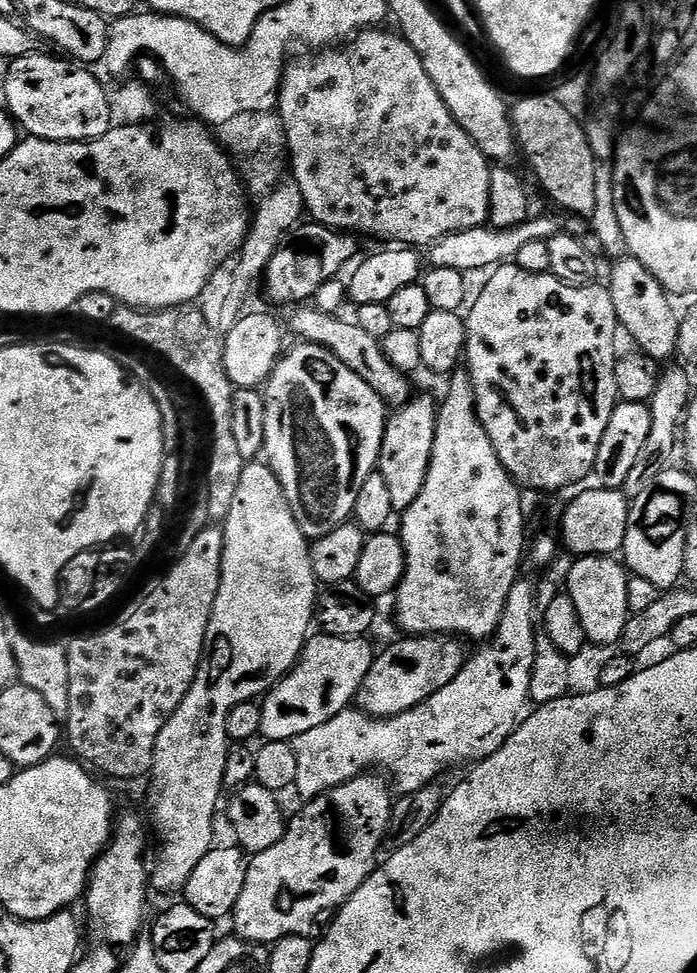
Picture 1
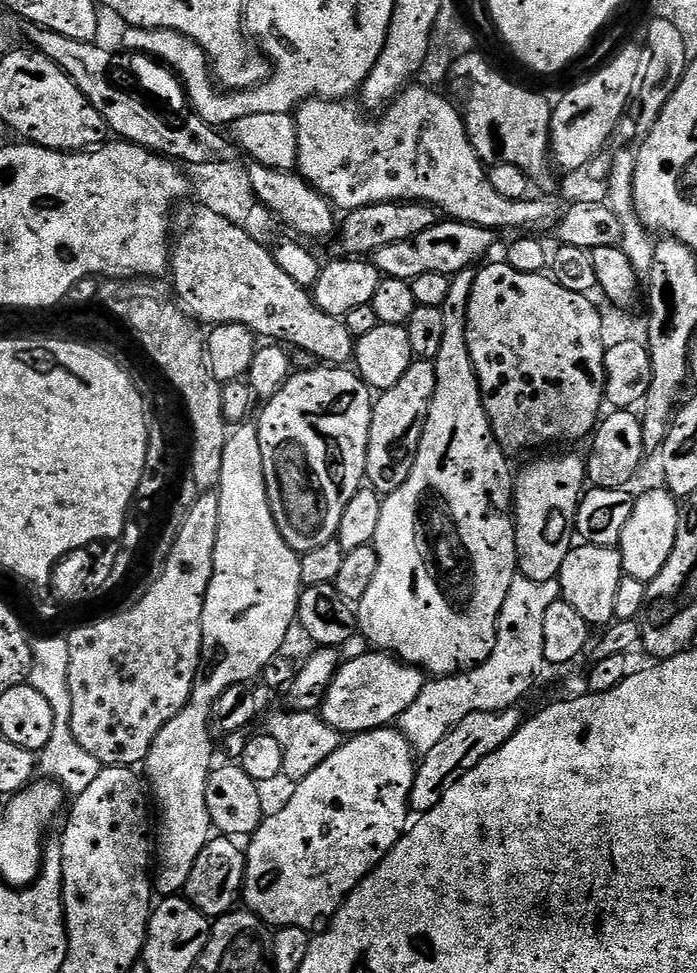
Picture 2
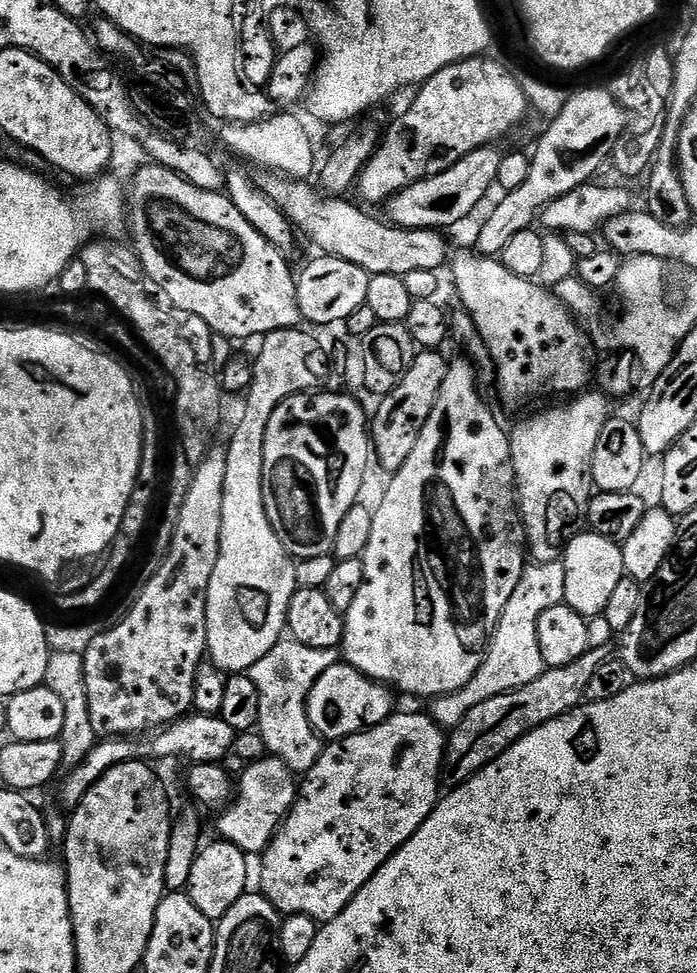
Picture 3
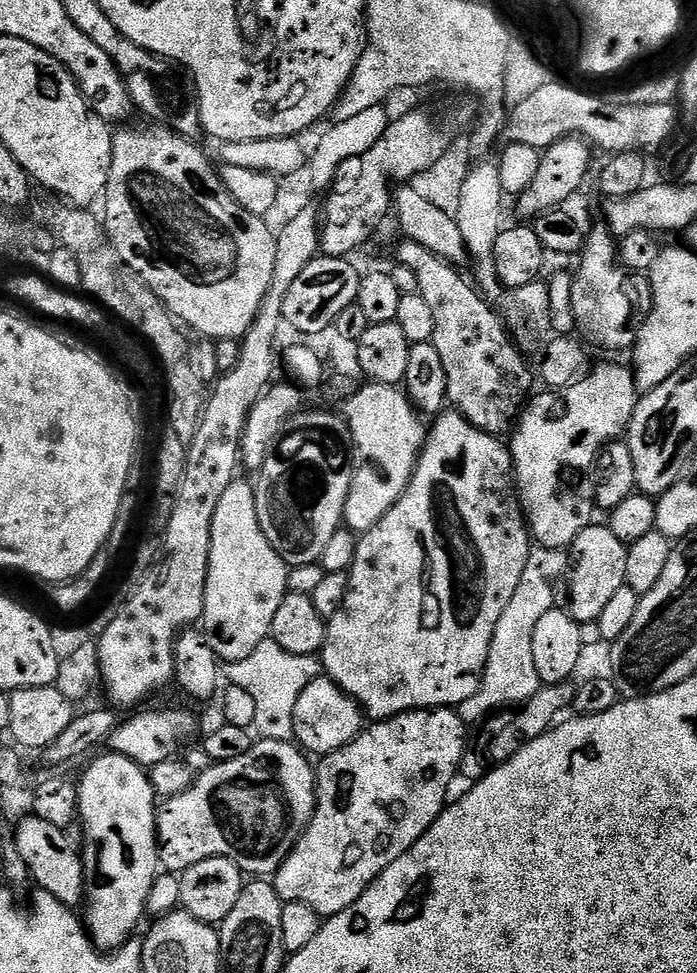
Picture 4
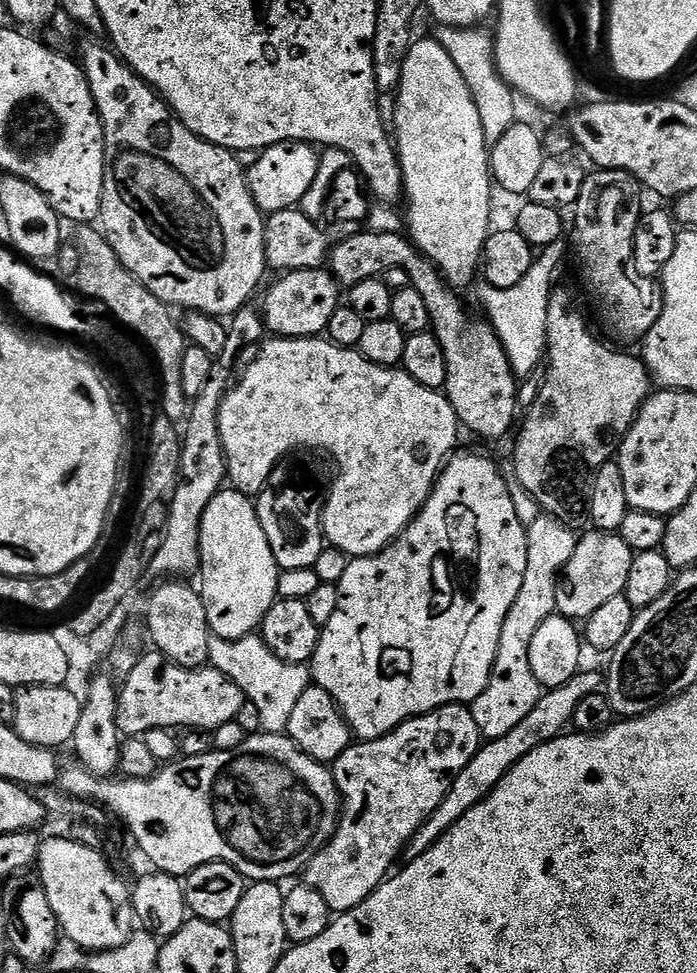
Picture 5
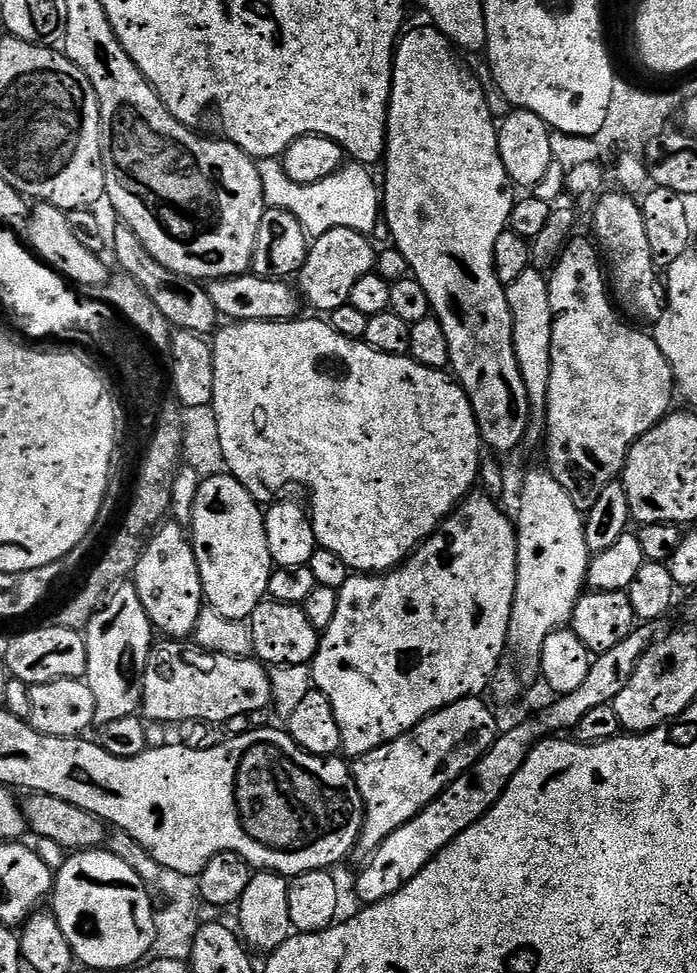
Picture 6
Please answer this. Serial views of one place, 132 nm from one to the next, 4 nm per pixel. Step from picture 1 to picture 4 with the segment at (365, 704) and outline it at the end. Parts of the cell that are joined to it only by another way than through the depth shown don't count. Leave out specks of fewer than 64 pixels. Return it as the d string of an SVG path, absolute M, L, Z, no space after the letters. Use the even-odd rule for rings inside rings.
M326 674L316 677L298 696L294 706L295 743L305 753L316 758L328 756L334 750L346 746L366 727L366 717L354 698L350 698Z

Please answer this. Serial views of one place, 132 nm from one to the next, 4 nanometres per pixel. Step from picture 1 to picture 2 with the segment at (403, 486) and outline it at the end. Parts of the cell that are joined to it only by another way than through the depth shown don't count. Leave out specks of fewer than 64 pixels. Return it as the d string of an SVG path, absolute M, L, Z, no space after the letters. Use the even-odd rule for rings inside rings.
M413 359L410 370L402 374L402 382L375 397L364 475L367 483L377 492L387 494L398 490L398 486L410 478L435 389L435 363L431 360Z

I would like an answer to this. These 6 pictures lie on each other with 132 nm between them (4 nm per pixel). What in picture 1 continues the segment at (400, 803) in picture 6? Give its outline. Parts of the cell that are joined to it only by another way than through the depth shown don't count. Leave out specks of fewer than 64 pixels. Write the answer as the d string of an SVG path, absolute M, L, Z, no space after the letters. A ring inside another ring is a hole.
M361 774L355 776L352 780L345 781L344 784L332 785L328 791L320 793L319 796L311 797L311 799L305 803L308 805L306 805L293 820L289 819L287 821L283 834L281 834L269 848L255 853L255 855L247 861L244 869L242 888L238 894L237 902L233 905L230 913L230 921L232 920L233 926L236 927L235 935L239 937L239 939L247 940L248 943L257 946L271 946L275 944L276 941L281 940L284 936L301 935L301 933L305 931L304 927L306 927L319 912L330 911L329 913L331 913L333 910L339 909L340 905L348 899L348 895L350 895L351 892L372 873L372 869L377 863L376 851L379 850L380 843L384 840L384 835L386 835L387 832L390 832L390 825L392 823L392 805L394 803L393 797L388 797L387 786L384 785L378 777L372 775L376 774Z

